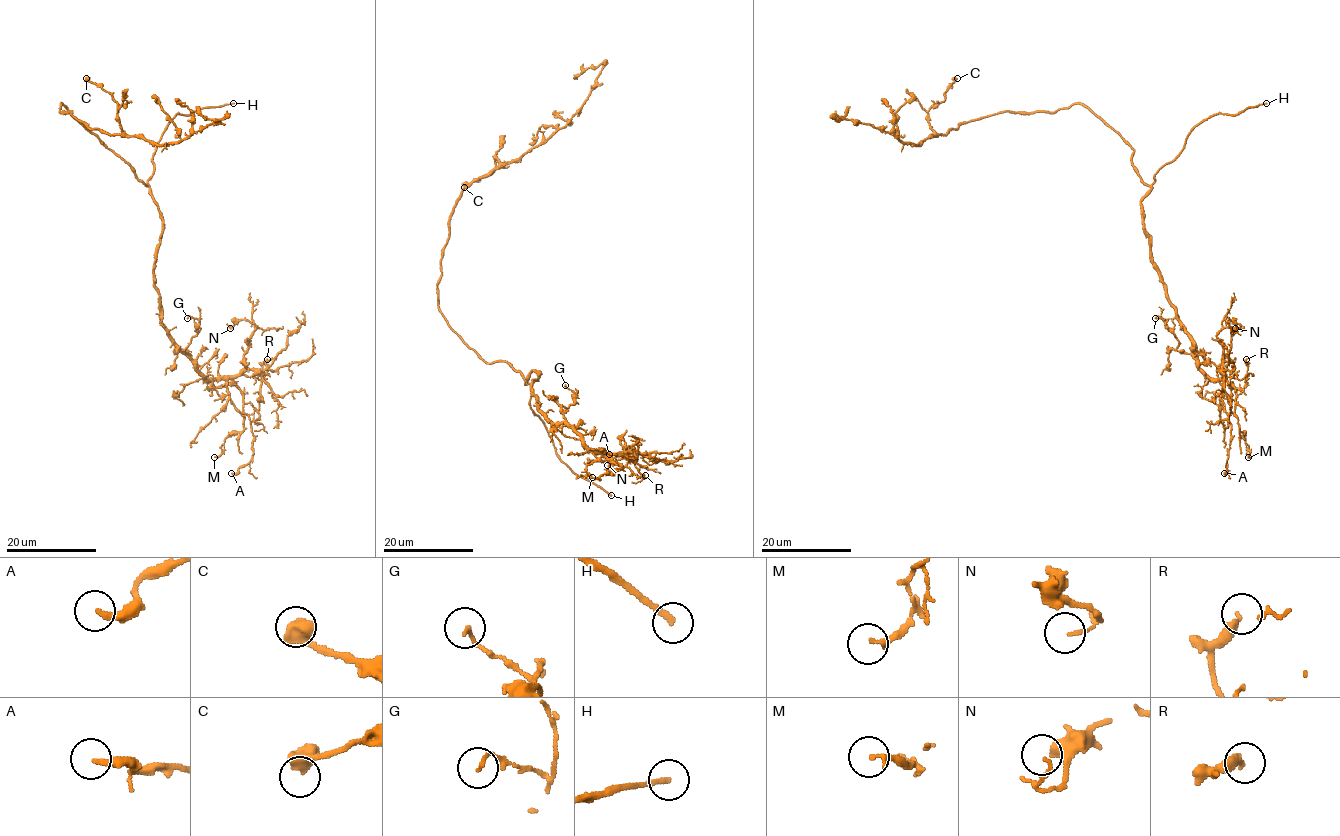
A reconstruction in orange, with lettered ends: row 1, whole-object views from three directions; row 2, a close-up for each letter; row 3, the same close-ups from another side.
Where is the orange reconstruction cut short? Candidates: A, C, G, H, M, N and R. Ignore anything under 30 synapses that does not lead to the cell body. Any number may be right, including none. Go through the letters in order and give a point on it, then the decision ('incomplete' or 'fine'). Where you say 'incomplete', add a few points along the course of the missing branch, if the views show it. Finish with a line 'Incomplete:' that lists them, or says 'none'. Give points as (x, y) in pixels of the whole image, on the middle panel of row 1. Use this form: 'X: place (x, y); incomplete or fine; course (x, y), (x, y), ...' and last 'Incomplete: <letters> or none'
A: place (609, 454); fine
C: place (464, 187); fine
G: place (565, 385); fine
H: place (611, 495); incomplete; course (611, 495), (654, 511), (676, 531), (681, 529)
M: place (592, 477); fine
N: place (607, 465); fine
R: place (645, 475); fine
Incomplete: H

